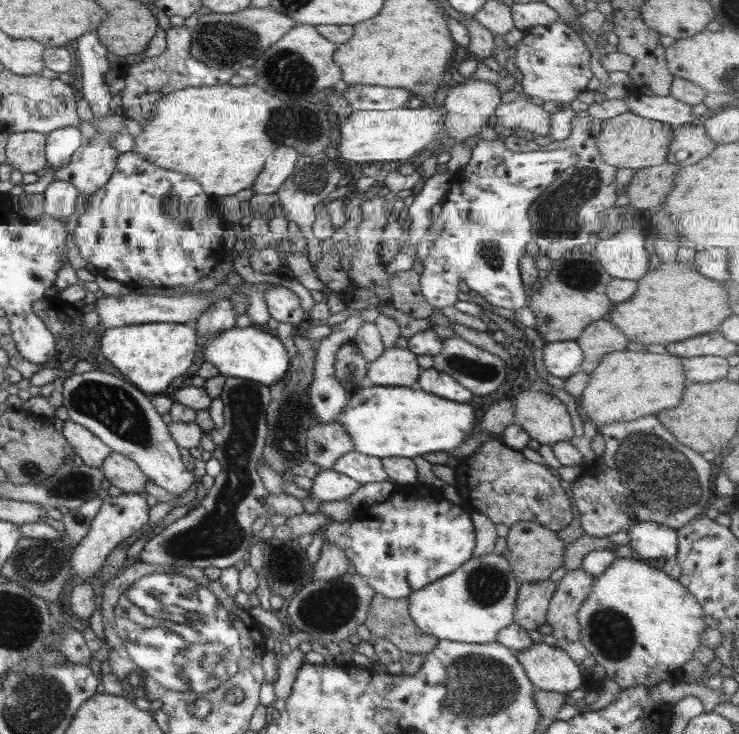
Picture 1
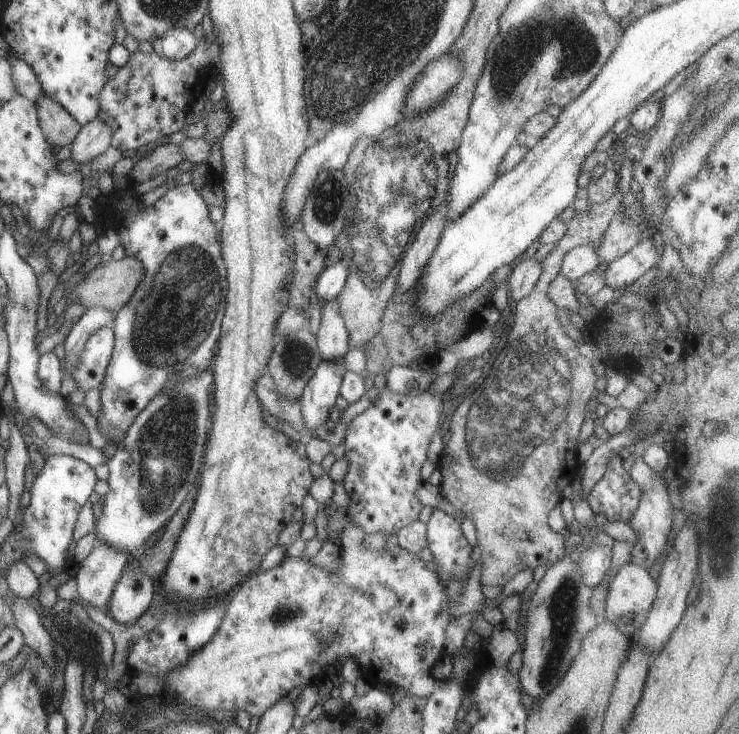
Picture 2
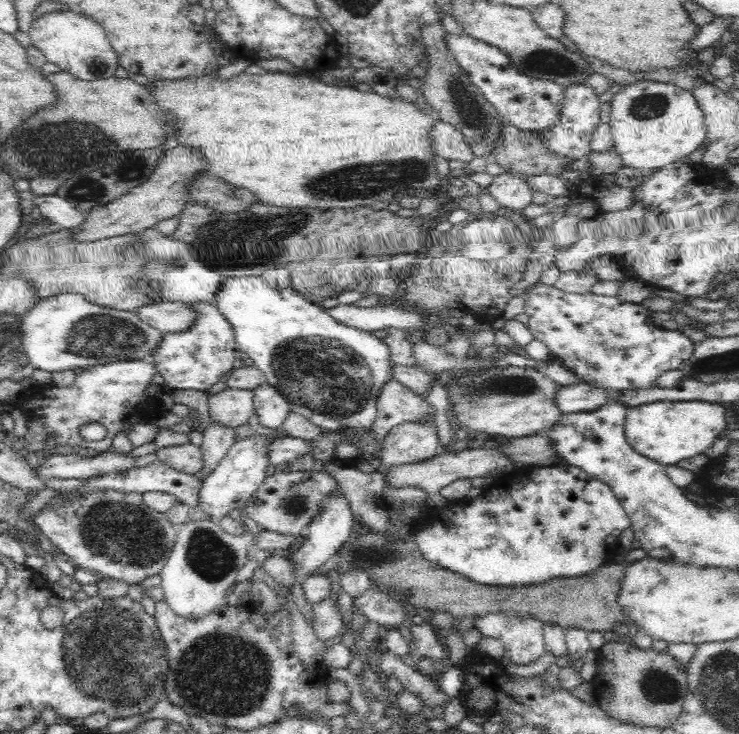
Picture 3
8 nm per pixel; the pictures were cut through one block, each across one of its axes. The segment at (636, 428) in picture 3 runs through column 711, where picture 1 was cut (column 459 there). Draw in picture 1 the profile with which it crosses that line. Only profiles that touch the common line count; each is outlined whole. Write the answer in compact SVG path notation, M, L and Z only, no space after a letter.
M364 384L361 389L352 390L341 412L333 422L339 423L353 441L353 449L358 454L385 459L400 457L413 459L431 452L445 452L459 447L465 438L472 436L475 413L473 407L467 403L456 403L441 397L423 392L420 388L407 388L399 386L373 386Z

